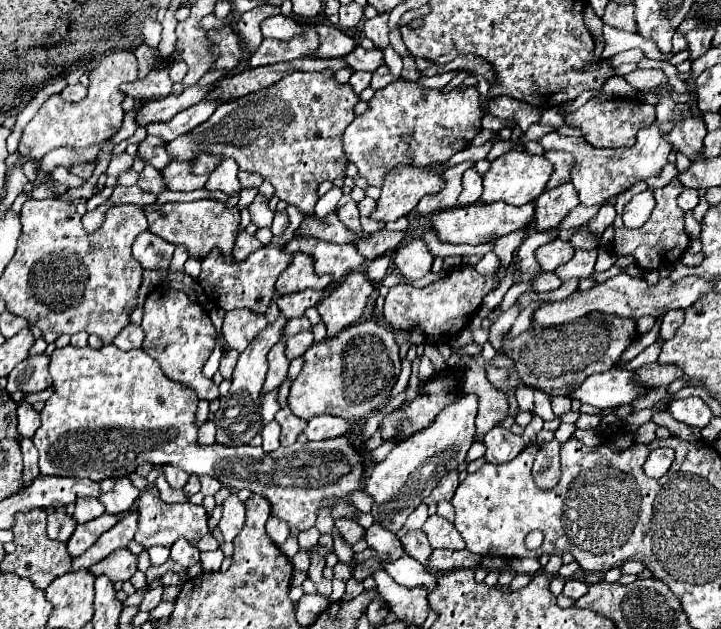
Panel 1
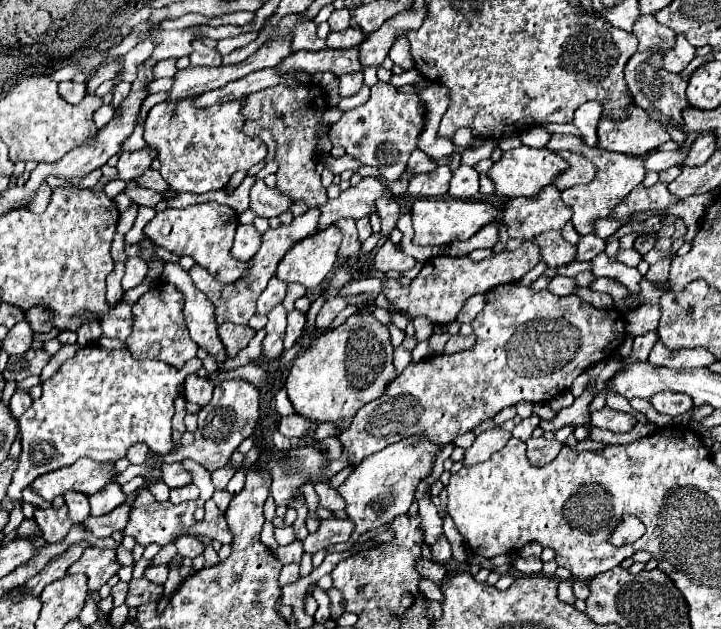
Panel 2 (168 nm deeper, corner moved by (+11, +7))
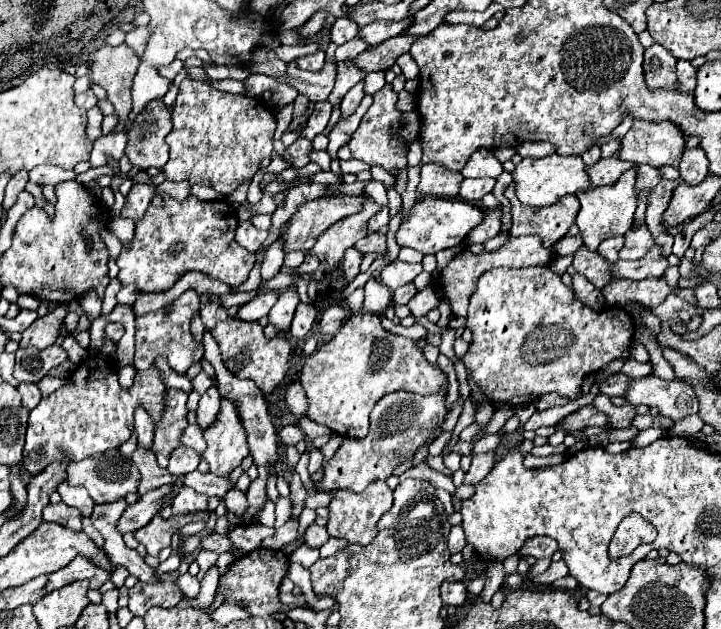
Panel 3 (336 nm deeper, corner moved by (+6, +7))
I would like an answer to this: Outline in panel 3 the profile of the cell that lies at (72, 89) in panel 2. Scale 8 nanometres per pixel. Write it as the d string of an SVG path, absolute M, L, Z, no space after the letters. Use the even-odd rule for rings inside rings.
M86 90L86 92L82 92L82 94L76 94L76 96L74 96L74 102L76 102L76 106L80 106L80 108L84 108L84 110L90 110L92 106L98 104L98 100L96 100L96 96L94 96L92 90Z

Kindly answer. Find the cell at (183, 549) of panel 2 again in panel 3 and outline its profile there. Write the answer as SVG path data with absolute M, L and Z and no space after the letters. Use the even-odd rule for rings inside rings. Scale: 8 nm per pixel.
M210 534L210 536L204 536L202 540L200 540L200 548L202 550L210 550L210 552L224 552L224 550L228 550L228 552L234 552L236 556L242 556L244 552L242 550L234 550L232 548L232 544L230 544L230 540L226 538L226 536L220 536L220 534Z

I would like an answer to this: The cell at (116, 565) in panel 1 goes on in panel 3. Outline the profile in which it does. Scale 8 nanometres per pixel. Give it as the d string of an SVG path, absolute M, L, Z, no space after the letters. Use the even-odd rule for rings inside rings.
M78 554L66 568L50 574L48 584L46 584L46 592L58 590L58 588L68 586L68 584L72 584L72 582L76 582L76 580L90 580L90 588L100 590L100 586L102 586L104 582L108 582L110 576L112 576L110 570L100 568L100 566L94 564L92 560L82 558L82 554Z

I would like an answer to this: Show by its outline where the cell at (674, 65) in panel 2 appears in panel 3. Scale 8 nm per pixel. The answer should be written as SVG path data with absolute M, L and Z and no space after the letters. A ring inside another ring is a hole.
M678 60L676 74L678 74L678 80L682 82L682 92L694 92L696 68L690 64L690 60Z

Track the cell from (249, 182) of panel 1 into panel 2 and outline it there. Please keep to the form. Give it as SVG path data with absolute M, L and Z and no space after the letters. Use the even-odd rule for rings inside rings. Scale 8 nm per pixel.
M183 98L183 102L163 102L149 110L145 120L145 142L159 150L161 174L171 190L191 194L221 190L237 170L249 170L267 156L267 146L259 138L243 134L243 104L243 98L239 98L215 102L201 110L193 106L193 98Z

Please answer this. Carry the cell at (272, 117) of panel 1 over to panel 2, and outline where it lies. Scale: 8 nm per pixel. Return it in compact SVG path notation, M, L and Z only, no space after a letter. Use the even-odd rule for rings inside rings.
M271 86L249 94L243 108L243 114L247 116L247 136L259 136L261 128L269 128L277 140L275 160L279 162L279 192L289 196L293 202L305 200L309 208L327 202L327 194L321 186L321 176L315 170L315 146L319 136L325 132L321 126L321 116L325 110L325 96L317 86Z

